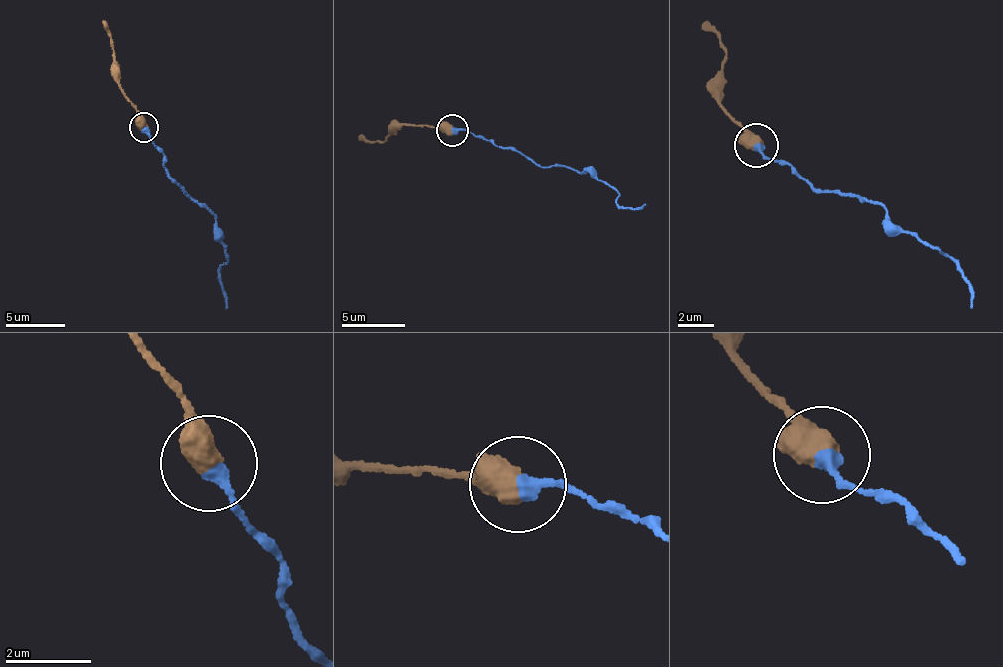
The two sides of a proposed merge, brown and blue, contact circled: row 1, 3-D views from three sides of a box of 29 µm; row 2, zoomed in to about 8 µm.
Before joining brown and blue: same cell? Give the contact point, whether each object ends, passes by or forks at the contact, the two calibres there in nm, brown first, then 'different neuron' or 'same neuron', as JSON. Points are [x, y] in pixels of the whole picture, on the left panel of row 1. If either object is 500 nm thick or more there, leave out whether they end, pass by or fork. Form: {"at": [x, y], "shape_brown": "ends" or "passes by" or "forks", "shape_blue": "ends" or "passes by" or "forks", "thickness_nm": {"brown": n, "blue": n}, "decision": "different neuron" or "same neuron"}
{"at": [143, 127], "thickness_nm": {"brown": 650, "blue": 340}, "decision": "different neuron"}

